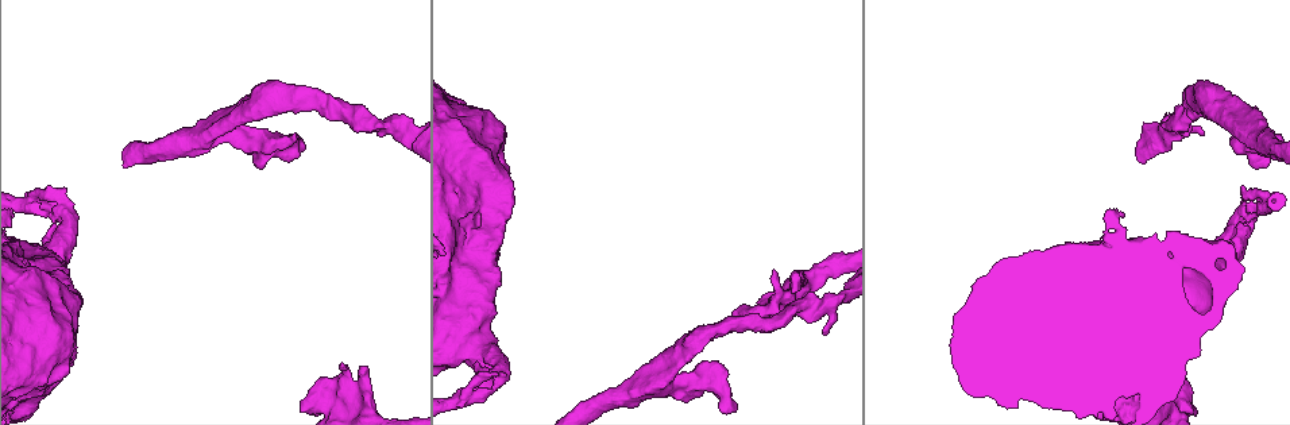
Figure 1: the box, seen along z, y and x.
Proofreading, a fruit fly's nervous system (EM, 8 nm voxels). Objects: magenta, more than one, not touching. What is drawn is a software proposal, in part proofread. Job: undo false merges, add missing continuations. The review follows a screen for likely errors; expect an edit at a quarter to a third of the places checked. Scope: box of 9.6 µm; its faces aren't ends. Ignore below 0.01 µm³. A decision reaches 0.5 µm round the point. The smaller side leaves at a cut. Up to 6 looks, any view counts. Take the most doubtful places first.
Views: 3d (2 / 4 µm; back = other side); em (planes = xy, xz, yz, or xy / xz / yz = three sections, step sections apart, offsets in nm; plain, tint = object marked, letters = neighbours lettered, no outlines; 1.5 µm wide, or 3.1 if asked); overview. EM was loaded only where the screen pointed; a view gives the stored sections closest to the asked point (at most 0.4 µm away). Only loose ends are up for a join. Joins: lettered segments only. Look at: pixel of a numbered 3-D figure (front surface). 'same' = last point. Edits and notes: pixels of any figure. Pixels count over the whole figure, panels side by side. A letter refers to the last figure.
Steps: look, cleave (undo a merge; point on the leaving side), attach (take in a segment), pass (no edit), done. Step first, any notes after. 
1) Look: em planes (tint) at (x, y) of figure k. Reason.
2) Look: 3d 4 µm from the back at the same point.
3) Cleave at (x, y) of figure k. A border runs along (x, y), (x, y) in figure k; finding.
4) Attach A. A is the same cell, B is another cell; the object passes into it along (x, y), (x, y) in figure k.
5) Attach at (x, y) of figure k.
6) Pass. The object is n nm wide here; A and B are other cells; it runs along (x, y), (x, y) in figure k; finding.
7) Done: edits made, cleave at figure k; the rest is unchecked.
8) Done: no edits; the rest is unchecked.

Look: em planes (tint) at (473, 382) of figure 1. An open end.

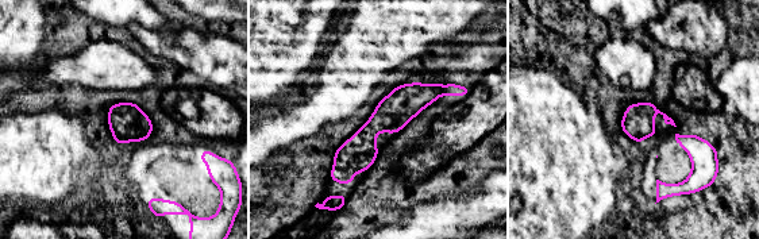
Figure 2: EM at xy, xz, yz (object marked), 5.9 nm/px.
Look: em planes (letters) at the same point. See the neighbours.

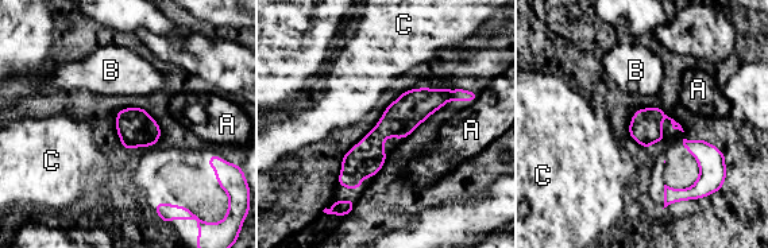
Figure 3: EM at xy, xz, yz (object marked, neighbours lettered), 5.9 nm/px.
Cleave at (412, 108) of figure 3. A, B and C are other cells; the part that leaves runs along (444, 92), (394, 121), (342, 182) in figure 3; a second neuron is stuck on.

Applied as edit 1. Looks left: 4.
Look: em yz step 8 (tint) at (1204, 135) of figure 1. Branch stops here.

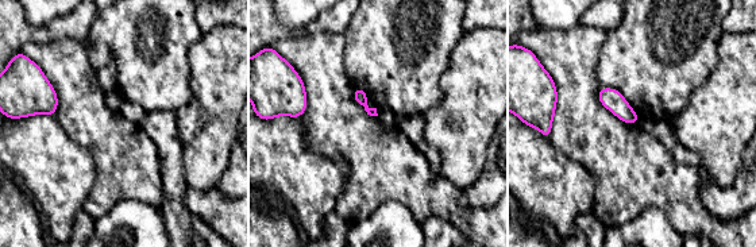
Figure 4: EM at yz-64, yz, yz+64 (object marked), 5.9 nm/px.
Look: em planes (letters) at the same point. Another direction.

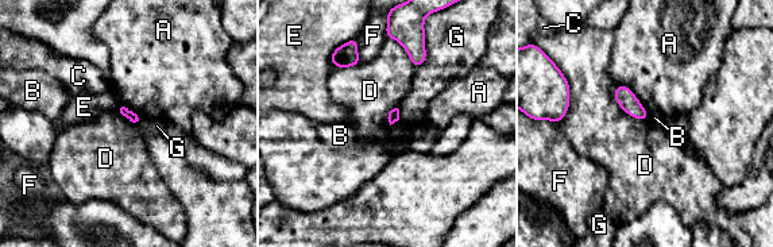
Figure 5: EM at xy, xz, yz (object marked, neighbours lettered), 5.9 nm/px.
Pass. A, B, C, D, E, F and G are other cells; a border runs along (617, 85), (614, 100), (648, 119) in figure 5; no lettered segment goes on from it.

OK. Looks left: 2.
Done: edits made, cleave at figure 3; the rest is unchecked.

